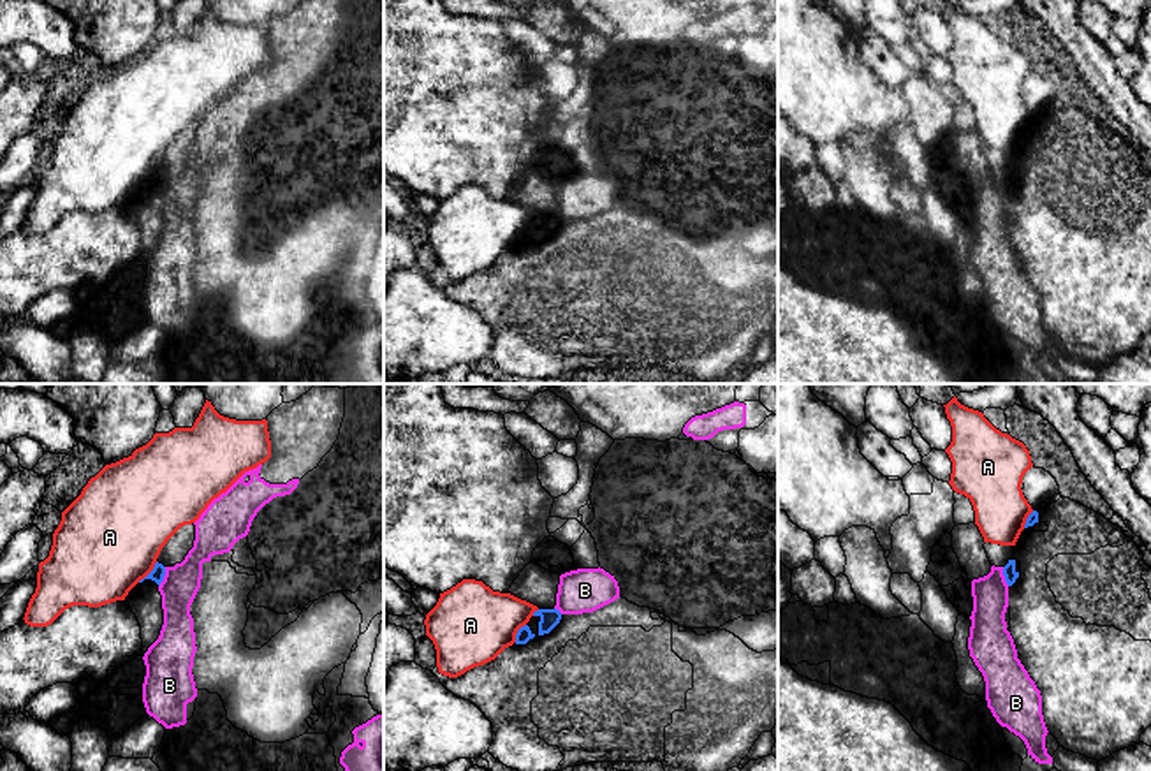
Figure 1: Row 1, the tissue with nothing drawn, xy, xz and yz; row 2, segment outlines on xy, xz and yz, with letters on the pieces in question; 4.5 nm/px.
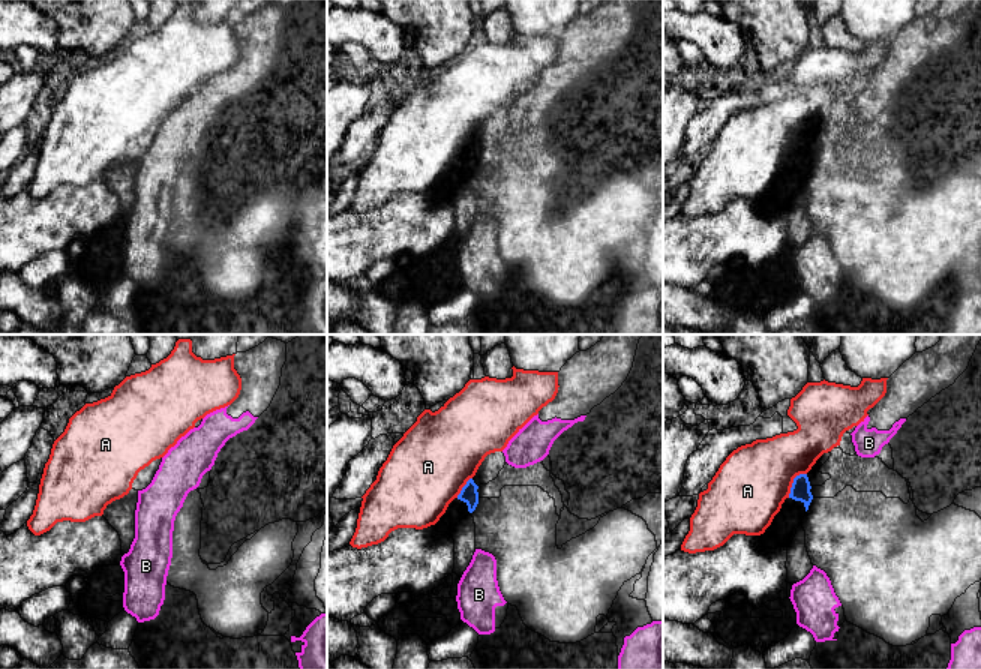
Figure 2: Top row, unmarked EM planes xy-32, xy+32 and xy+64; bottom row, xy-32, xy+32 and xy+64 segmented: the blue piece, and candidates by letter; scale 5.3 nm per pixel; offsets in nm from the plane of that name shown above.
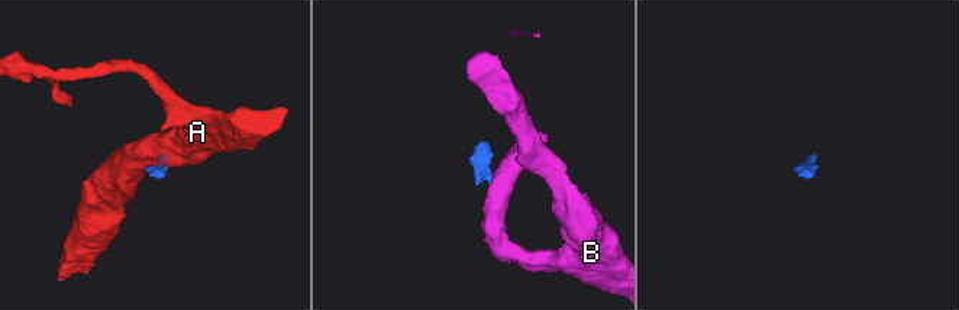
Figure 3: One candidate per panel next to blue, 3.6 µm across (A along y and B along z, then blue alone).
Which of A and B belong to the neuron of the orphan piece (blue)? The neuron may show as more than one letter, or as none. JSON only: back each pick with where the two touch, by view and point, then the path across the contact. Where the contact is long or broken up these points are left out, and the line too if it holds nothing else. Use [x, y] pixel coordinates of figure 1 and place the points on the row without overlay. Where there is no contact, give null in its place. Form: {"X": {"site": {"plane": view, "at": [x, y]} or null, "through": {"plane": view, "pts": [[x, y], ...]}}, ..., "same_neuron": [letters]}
{"same_neuron": []}

